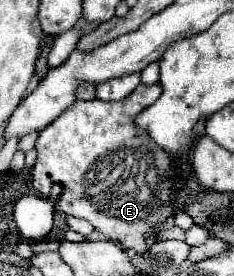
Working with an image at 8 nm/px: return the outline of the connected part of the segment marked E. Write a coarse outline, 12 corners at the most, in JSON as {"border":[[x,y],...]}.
{"border":[[161,86],[77,102],[35,142],[33,186],[123,250],[171,216],[173,160],[135,116]]}

